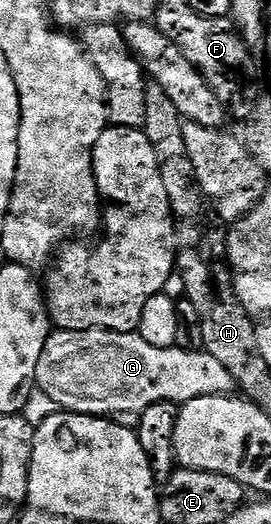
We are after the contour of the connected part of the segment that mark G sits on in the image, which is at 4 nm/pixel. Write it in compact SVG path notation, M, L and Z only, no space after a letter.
M107 329L51 332L46 340L44 355L40 355L40 367L36 367L37 388L53 400L59 410L68 413L87 413L89 417L109 418L118 412L141 414L152 403L171 401L179 407L197 397L221 397L235 392L232 375L212 355L205 351L190 352L179 349L157 349L133 333L113 333Z

